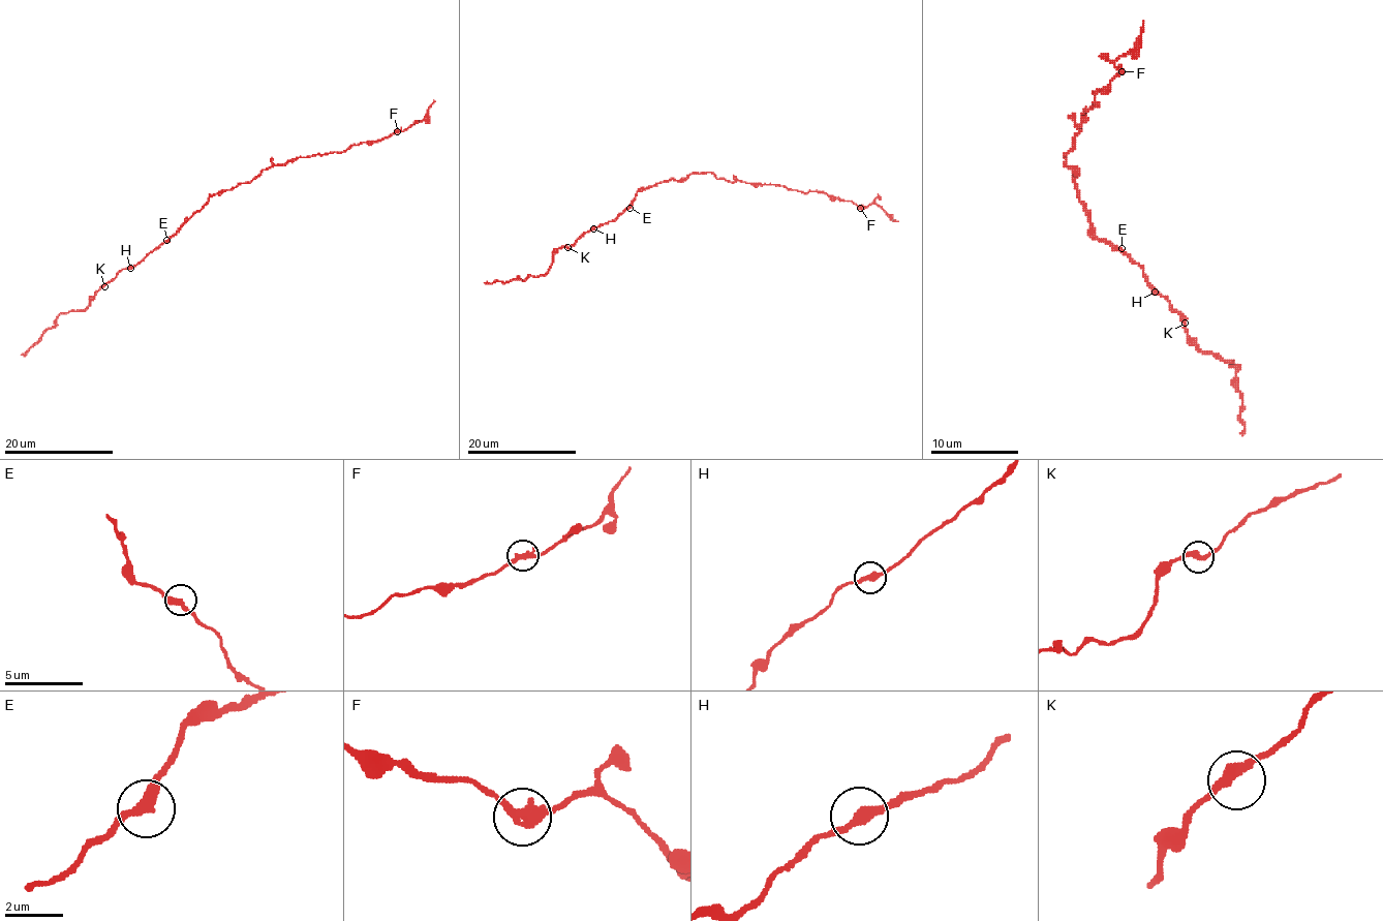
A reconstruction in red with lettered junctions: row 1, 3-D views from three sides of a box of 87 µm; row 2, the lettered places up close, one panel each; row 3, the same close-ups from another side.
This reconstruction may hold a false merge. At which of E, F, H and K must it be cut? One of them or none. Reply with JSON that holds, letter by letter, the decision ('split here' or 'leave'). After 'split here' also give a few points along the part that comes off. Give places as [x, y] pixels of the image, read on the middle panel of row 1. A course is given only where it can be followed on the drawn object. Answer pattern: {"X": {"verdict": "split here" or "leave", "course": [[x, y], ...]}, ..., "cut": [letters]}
{"E": {"verdict": "leave"}, "F": {"verdict": "leave"}, "H": {"verdict": "leave"}, "K": {"verdict": "leave"}, "cut": []}

